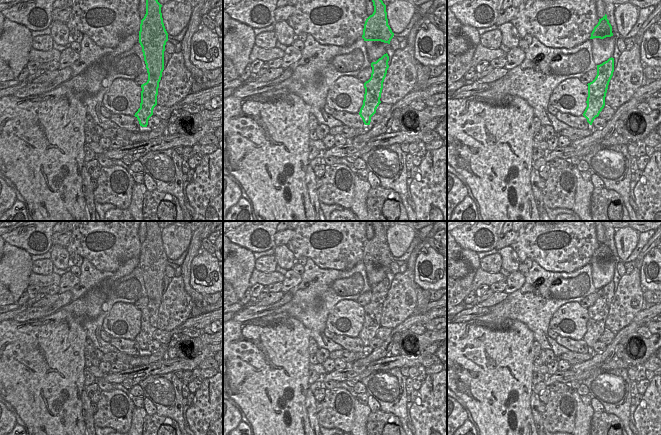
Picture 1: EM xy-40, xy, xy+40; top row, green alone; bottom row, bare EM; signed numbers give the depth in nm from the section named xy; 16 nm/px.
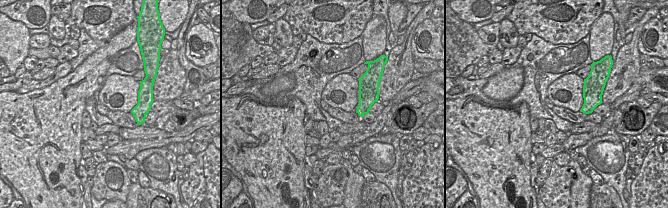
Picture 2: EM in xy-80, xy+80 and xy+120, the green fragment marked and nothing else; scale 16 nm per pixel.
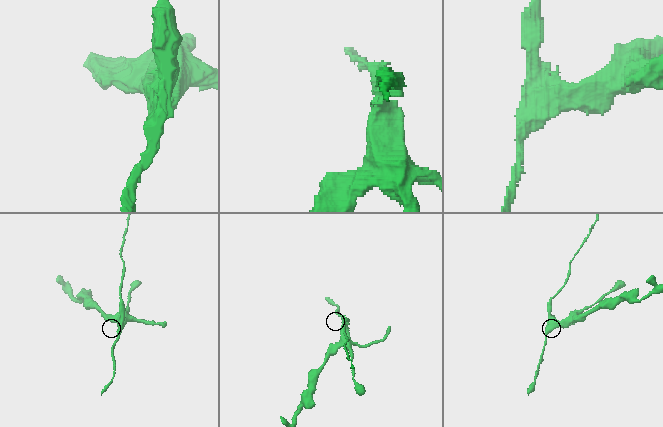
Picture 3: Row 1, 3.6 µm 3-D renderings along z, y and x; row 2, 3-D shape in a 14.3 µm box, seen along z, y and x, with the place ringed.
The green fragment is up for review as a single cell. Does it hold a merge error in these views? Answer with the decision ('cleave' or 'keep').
cleave

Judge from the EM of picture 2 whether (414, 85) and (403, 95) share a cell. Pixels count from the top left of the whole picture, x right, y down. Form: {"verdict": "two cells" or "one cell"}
{"verdict": "one cell"}

